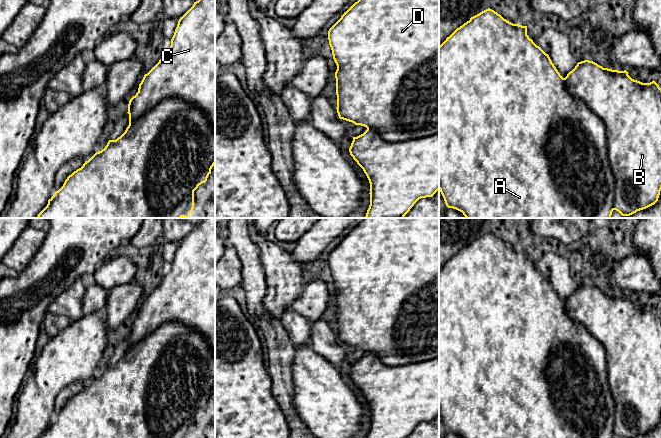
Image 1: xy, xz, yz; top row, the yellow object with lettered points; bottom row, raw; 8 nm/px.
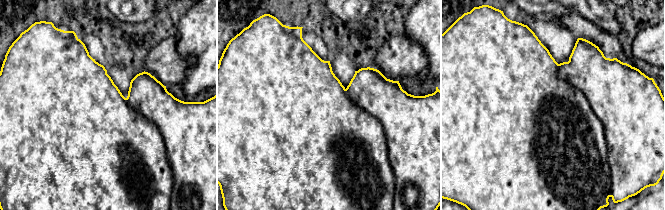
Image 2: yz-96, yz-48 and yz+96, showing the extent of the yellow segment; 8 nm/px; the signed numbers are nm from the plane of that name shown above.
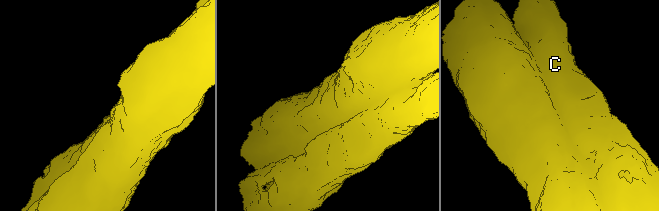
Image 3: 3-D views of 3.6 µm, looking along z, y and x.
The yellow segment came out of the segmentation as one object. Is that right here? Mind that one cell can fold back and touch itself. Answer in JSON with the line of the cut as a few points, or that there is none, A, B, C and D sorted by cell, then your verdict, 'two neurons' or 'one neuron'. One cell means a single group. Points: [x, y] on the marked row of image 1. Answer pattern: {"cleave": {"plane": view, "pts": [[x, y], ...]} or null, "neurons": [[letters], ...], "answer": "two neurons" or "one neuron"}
{"cleave": {"plane": "yz", "pts": [[563, 78], [565, 88], [604, 125], [614, 209]]}, "neurons": [["A", "D"], ["B", "C"]], "answer": "two neurons"}

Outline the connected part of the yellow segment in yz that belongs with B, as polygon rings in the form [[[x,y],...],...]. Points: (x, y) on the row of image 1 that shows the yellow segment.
[[[589,60],[578,62],[564,81],[568,92],[583,100],[605,125],[609,163],[615,178],[614,210],[622,216],[630,216],[654,205],[661,191],[661,88],[659,85],[654,80],[650,83],[642,83],[632,79],[626,70],[603,68]]]

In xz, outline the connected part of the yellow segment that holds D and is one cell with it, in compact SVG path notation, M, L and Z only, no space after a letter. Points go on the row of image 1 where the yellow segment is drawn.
M358 0L328 31L337 65L337 113L340 119L376 130L386 142L404 142L439 133L439 0Z

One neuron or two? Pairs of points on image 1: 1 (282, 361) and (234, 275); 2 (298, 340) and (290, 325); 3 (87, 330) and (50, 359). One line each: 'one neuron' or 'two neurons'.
1: two neurons
2: one neuron
3: one neuron

